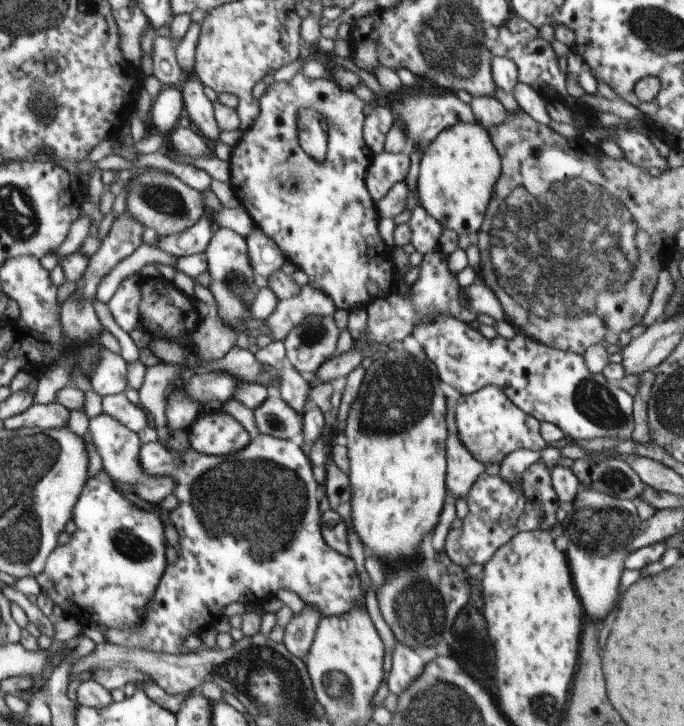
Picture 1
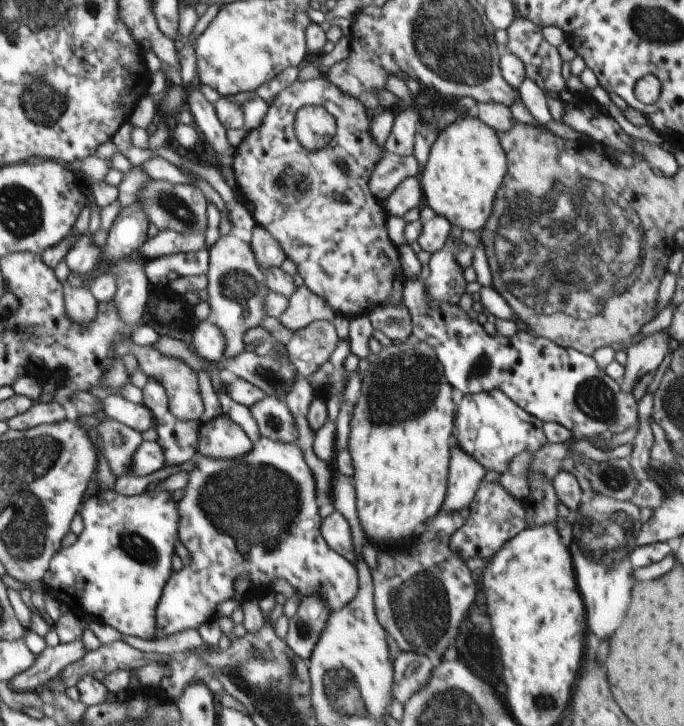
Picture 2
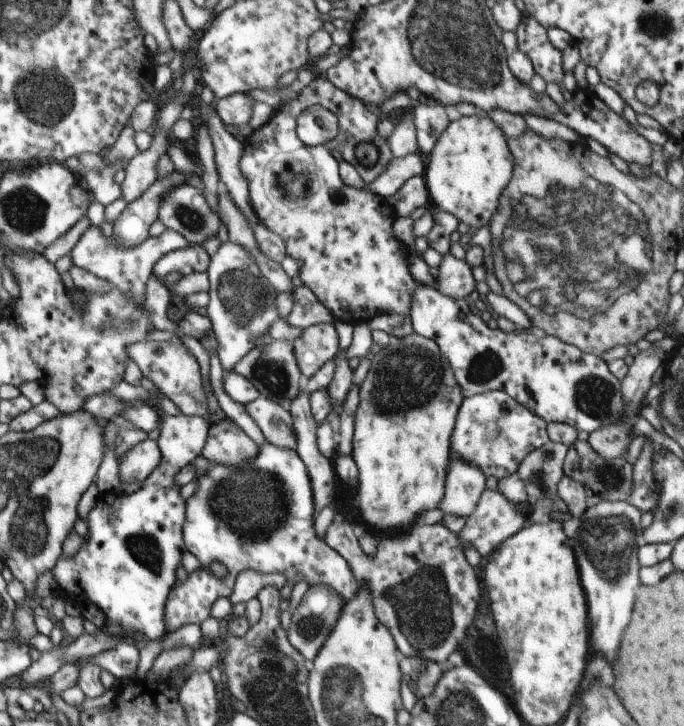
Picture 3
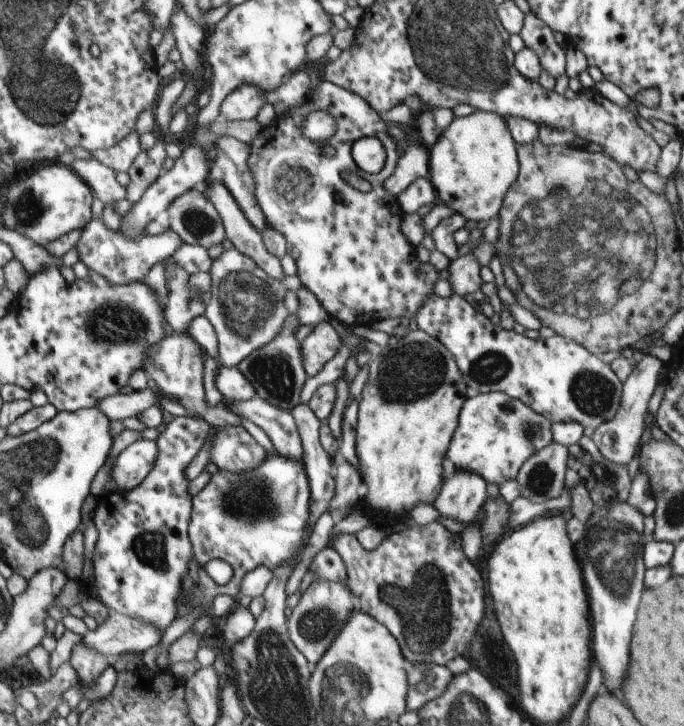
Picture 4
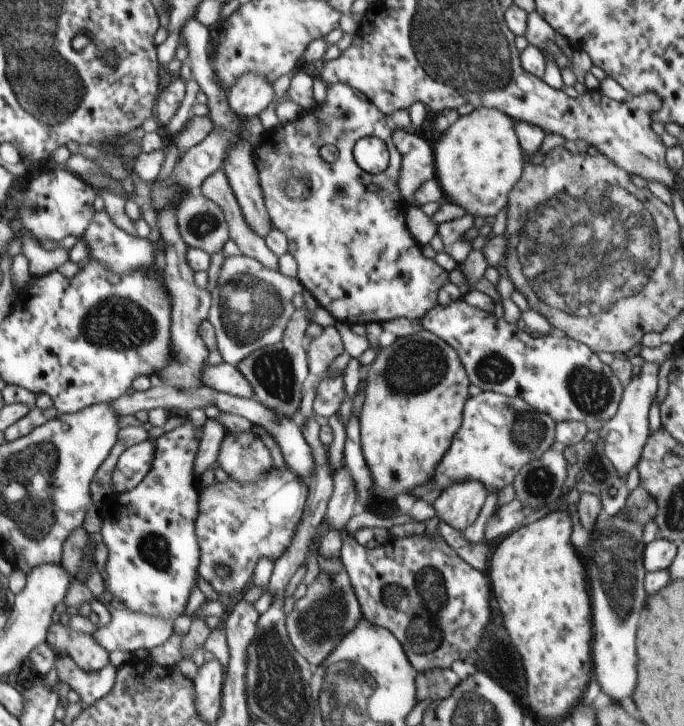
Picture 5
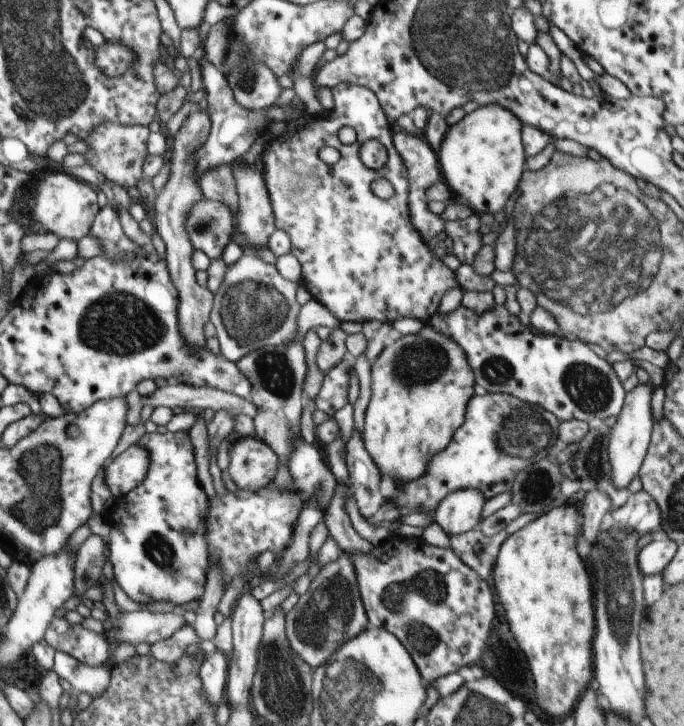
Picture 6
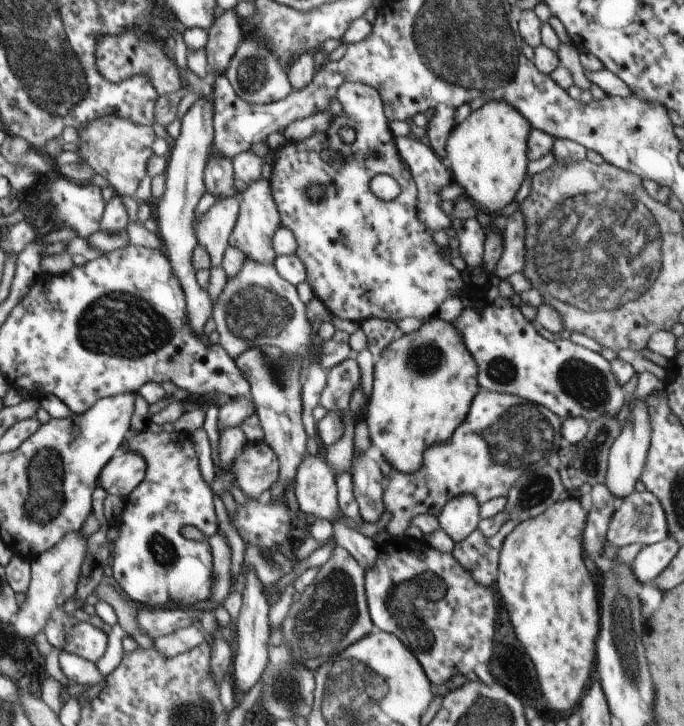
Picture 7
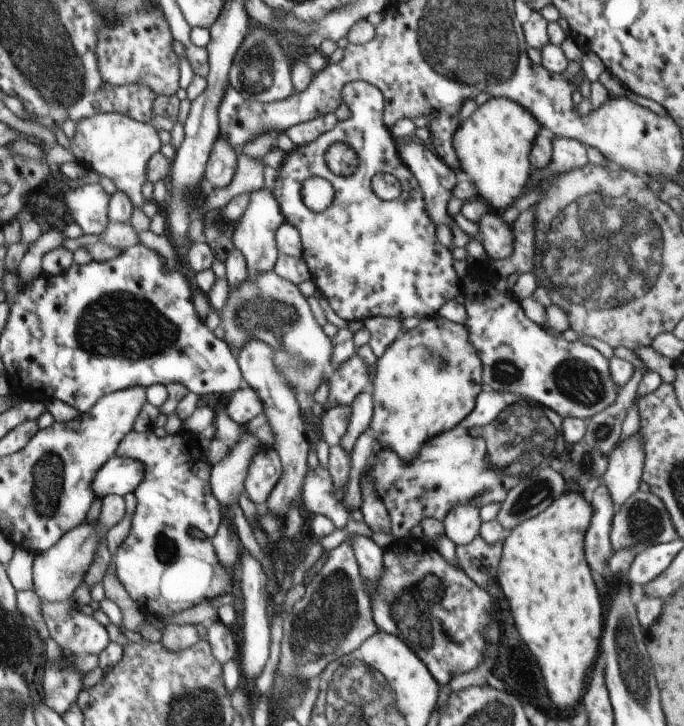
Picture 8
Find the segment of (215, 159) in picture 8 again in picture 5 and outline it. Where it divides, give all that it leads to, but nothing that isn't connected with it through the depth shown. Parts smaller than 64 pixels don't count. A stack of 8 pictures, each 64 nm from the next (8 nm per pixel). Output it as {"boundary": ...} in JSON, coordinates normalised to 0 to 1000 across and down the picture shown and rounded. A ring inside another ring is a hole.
{"boundary":[[[325,231],[303,242],[291,263],[326,288],[332,309],[336,311],[336,328],[348,337],[352,350],[373,355],[389,369],[405,372],[408,354],[392,342],[382,325],[363,314],[345,269]]]}

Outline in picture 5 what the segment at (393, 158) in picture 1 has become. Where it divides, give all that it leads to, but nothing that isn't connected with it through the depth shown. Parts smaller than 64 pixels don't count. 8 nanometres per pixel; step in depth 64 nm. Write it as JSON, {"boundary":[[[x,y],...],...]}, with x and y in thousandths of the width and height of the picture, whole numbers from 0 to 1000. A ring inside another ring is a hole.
{"boundary":[[[575,176],[575,194],[586,212],[586,238],[583,242],[582,256],[585,267],[594,277],[595,293],[594,293],[594,310],[601,324],[613,333],[618,340],[626,336],[635,325],[639,322],[640,307],[632,300],[626,299],[617,289],[615,284],[607,280],[607,264],[627,248],[637,245],[636,242],[636,218],[632,197],[623,194],[617,187],[611,187],[607,183],[591,180],[591,178]]]}

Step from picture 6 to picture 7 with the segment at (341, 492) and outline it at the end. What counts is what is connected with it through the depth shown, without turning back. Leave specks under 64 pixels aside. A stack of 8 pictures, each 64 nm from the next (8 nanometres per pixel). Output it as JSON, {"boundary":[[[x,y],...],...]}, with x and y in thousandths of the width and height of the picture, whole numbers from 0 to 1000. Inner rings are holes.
{"boundary":[[[504,711],[490,715],[487,742],[503,753],[532,782],[539,787],[548,781],[554,767],[554,752],[539,740],[512,729]]]}

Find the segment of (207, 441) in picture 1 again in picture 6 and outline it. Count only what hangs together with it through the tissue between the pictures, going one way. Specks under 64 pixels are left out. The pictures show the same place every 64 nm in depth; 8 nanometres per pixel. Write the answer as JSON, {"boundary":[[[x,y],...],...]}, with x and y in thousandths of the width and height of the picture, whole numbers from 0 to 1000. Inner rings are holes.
{"boundary":[[[355,602],[338,613],[336,656],[348,674],[380,678],[398,667],[408,646],[404,624],[380,603]]]}

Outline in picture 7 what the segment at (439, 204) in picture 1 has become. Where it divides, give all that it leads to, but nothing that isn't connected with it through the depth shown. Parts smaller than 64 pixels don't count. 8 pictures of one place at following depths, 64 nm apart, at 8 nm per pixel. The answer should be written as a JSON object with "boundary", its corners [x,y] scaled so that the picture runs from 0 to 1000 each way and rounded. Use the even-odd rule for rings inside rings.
{"boundary":[[[718,138],[713,143],[687,154],[674,169],[668,169],[654,190],[651,223],[662,237],[662,251],[667,249],[680,262],[680,270],[696,281],[699,289],[719,296],[731,295],[737,284],[751,277],[751,270],[769,242],[773,218],[770,216],[772,186],[779,174],[772,164],[747,143],[737,139]]]}

